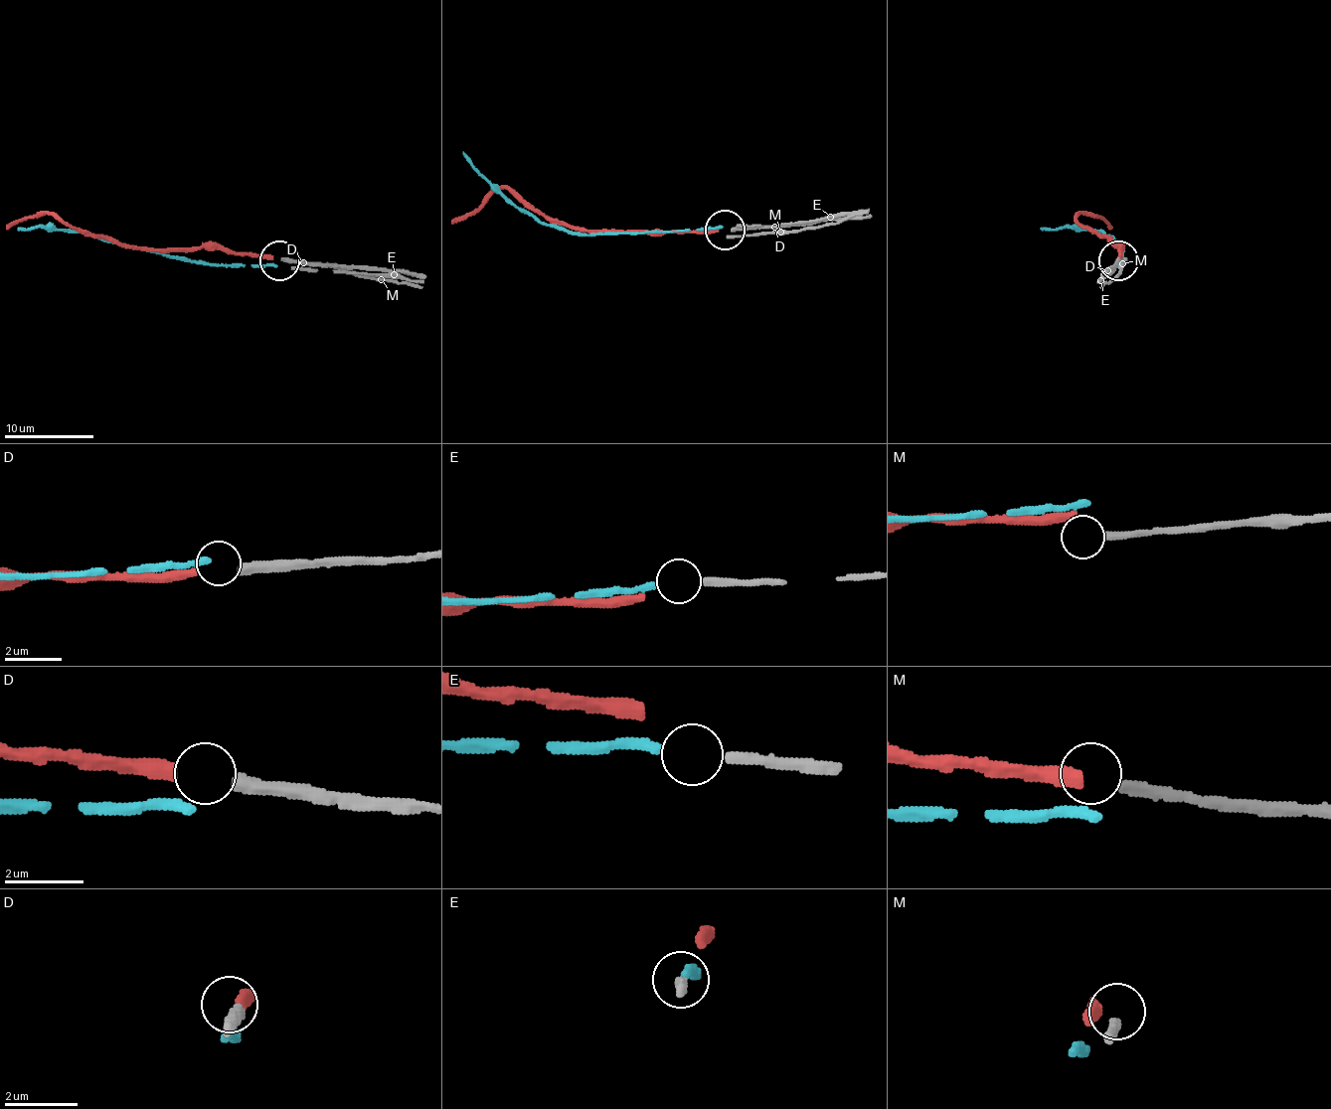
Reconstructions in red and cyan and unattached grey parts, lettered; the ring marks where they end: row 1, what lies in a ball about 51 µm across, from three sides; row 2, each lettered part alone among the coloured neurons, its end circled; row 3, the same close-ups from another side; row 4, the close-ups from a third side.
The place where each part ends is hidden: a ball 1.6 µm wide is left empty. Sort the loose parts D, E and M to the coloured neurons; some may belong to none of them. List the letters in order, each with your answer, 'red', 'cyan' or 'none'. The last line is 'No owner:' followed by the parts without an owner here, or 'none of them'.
D: red
E: cyan
M: none
No owner: M

